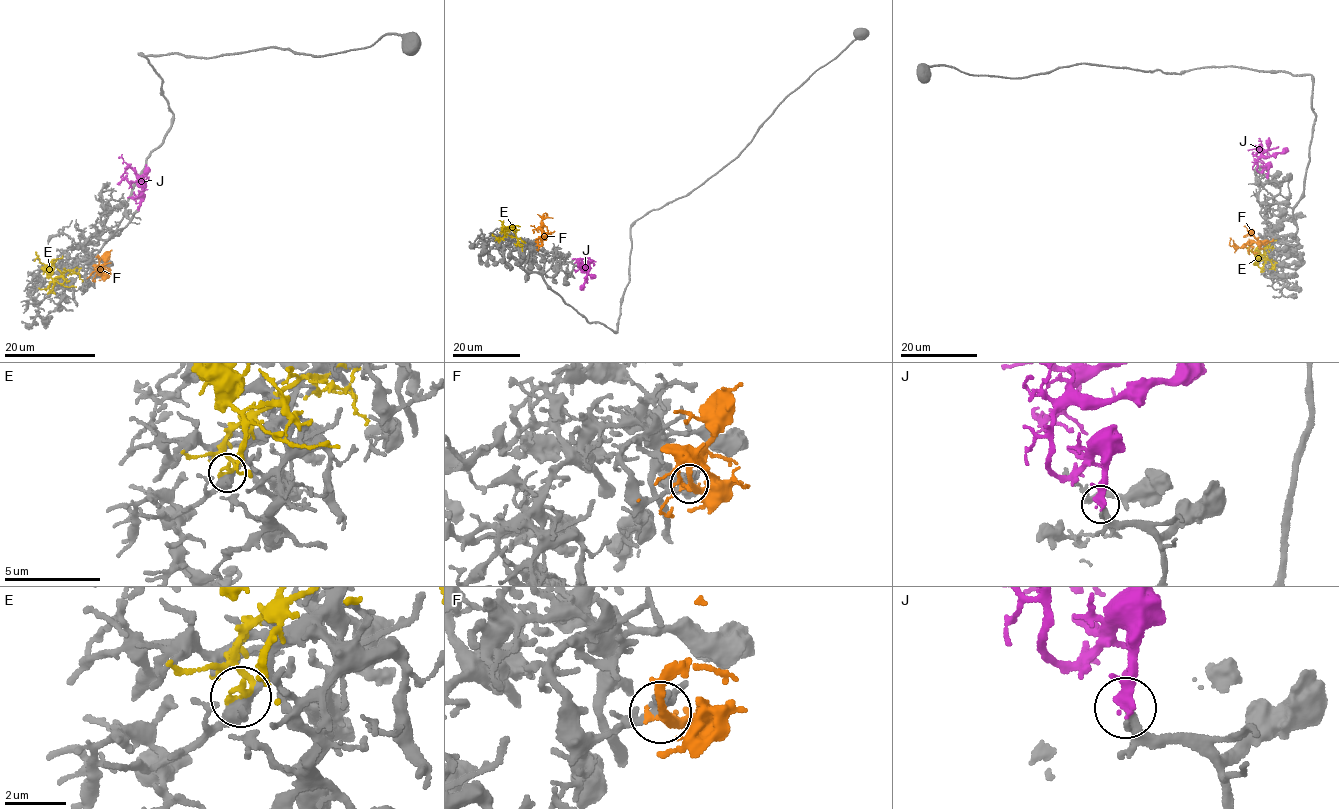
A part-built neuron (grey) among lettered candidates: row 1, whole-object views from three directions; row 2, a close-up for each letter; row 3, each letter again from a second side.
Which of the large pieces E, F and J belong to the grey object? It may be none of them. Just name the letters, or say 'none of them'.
J

